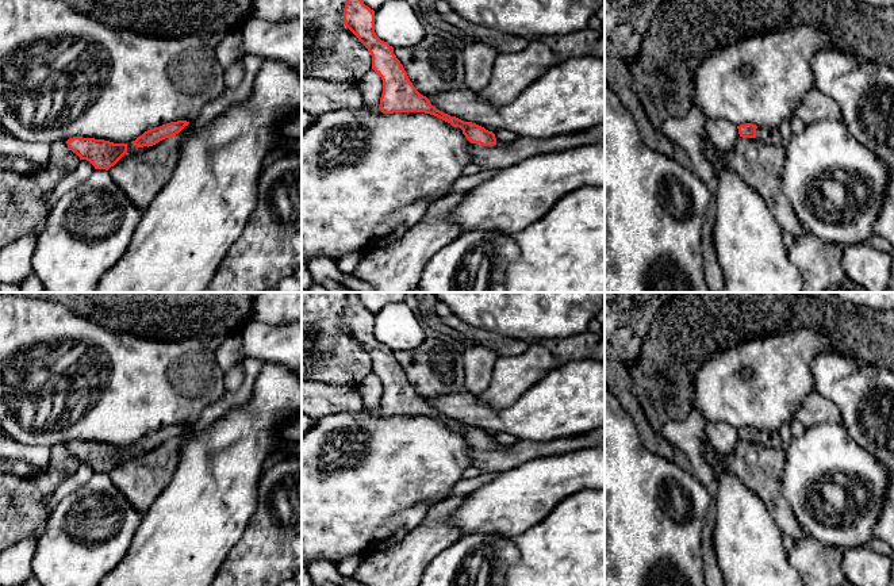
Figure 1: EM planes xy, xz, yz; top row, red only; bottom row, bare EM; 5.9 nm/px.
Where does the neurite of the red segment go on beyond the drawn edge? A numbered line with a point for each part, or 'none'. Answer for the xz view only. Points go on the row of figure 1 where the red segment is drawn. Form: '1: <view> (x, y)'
1: xz (503, 154)

